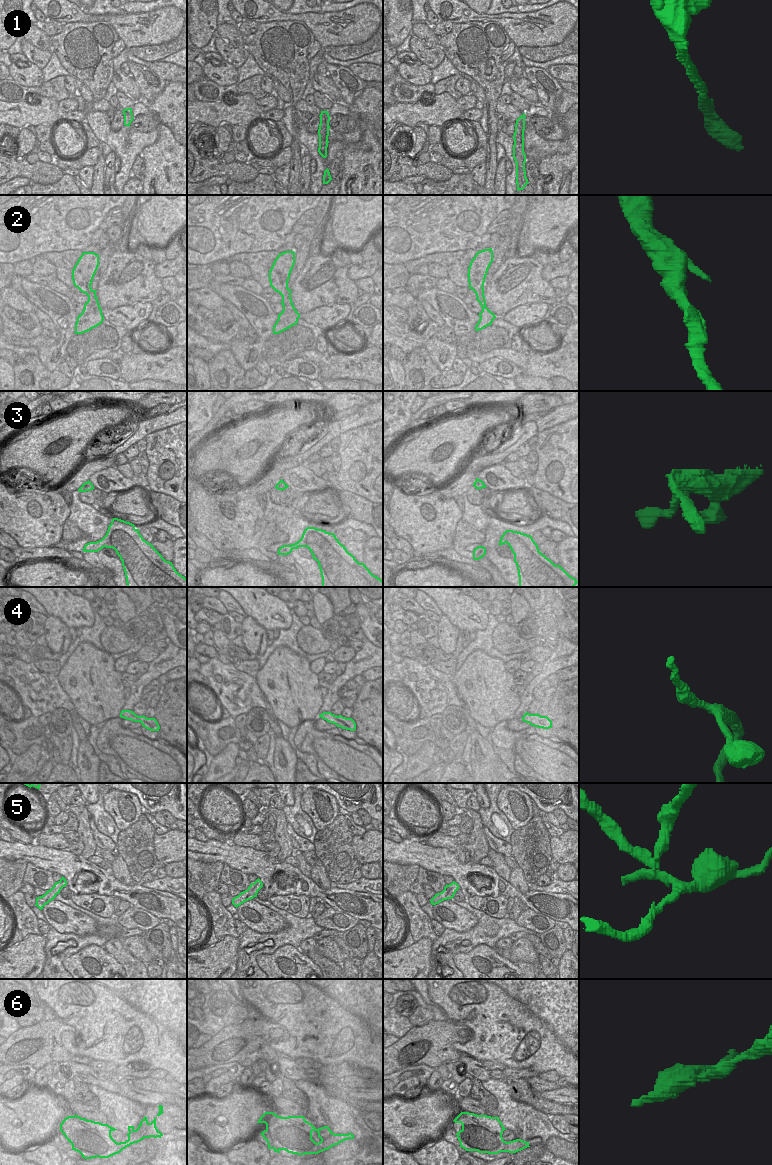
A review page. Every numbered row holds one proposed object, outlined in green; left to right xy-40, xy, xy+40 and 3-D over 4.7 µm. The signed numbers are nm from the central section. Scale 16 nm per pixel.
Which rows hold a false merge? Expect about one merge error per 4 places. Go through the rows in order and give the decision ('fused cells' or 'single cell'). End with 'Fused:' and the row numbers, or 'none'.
1: single cell
2: single cell
3: single cell
4: single cell
5: single cell
6: single cell
Fused: none

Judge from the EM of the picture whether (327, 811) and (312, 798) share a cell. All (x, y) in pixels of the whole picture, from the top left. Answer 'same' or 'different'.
same

